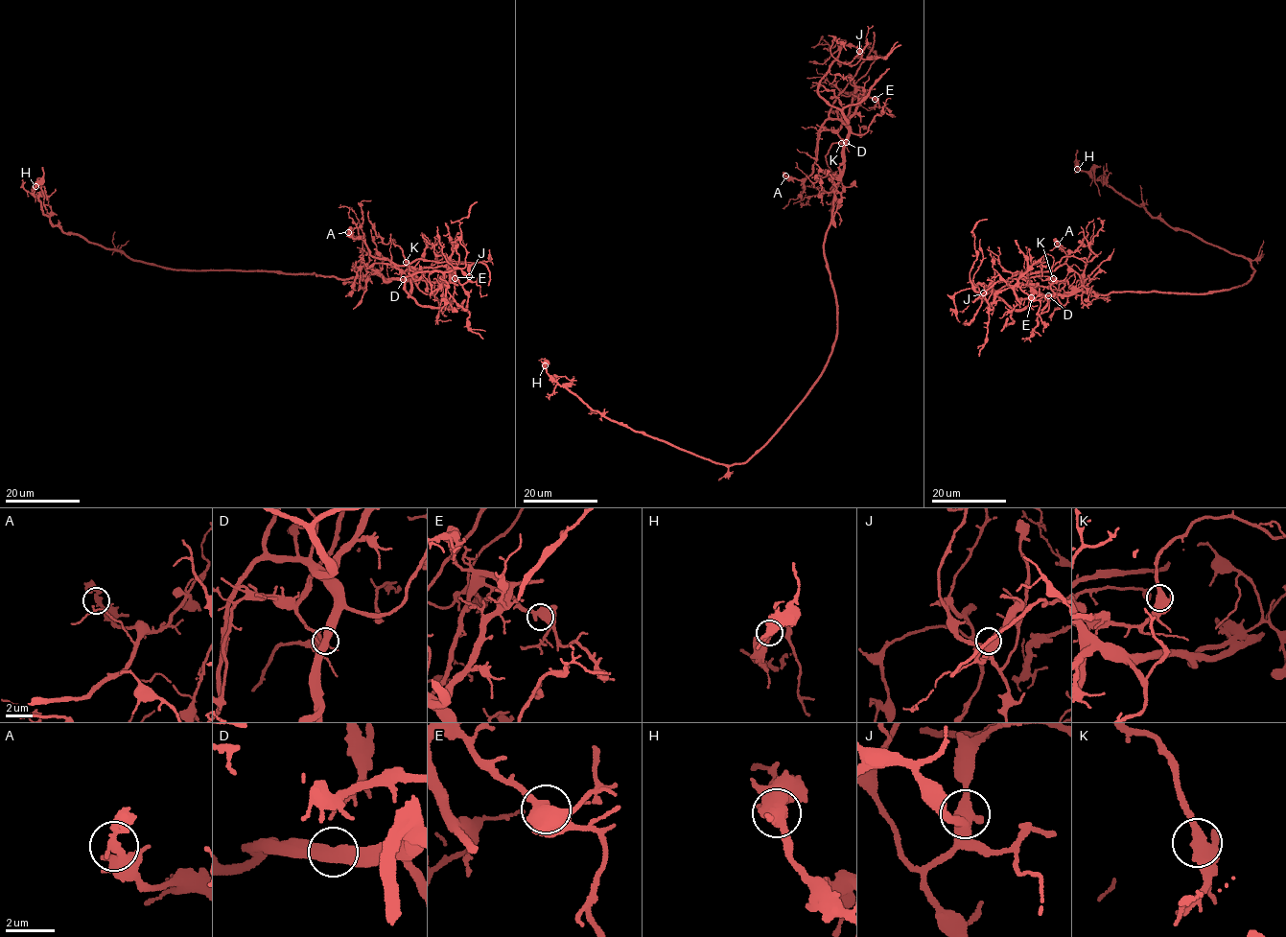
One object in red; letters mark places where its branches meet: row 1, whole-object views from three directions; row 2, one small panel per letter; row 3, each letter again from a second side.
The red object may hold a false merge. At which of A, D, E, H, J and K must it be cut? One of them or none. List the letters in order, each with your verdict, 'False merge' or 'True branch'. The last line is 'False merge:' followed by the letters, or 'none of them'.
A: True branch
D: False merge
E: True branch
H: True branch
J: True branch
K: True branch
False merge: D

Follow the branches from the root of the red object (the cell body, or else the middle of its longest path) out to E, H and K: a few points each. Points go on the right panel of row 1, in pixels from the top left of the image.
E: (1202, 293), (1134, 292), (1100, 294), (1079, 291), (1061, 295), (1032, 292), (1017, 299), (1014, 288), (1031, 297)
H: (1202, 293), (1219, 292), (1249, 281), (1254, 270), (1246, 258), (1171, 226), (1077, 169)
K: (1202, 293), (1134, 292), (1100, 294), (1079, 291), (1043, 296), (1023, 278), (1047, 286), (1053, 278)

